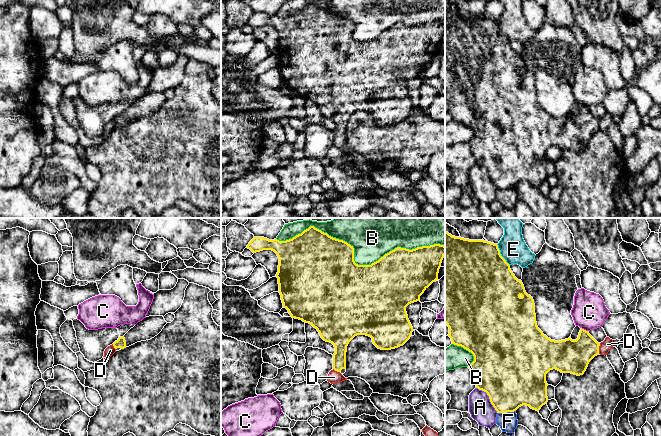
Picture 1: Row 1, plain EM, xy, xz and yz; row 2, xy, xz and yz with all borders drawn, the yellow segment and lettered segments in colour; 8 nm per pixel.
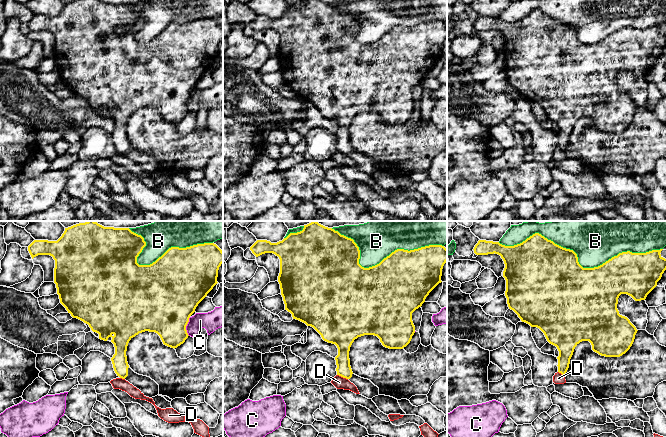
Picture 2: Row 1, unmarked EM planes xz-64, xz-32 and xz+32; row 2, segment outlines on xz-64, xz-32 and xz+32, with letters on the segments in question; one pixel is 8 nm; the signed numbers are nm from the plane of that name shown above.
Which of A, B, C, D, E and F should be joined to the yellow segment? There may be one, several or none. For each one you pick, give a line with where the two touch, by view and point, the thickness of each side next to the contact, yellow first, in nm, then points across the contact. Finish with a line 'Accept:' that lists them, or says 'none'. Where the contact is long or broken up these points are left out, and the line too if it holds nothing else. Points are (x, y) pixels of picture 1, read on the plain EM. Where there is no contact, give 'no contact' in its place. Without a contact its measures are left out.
Accept: none

